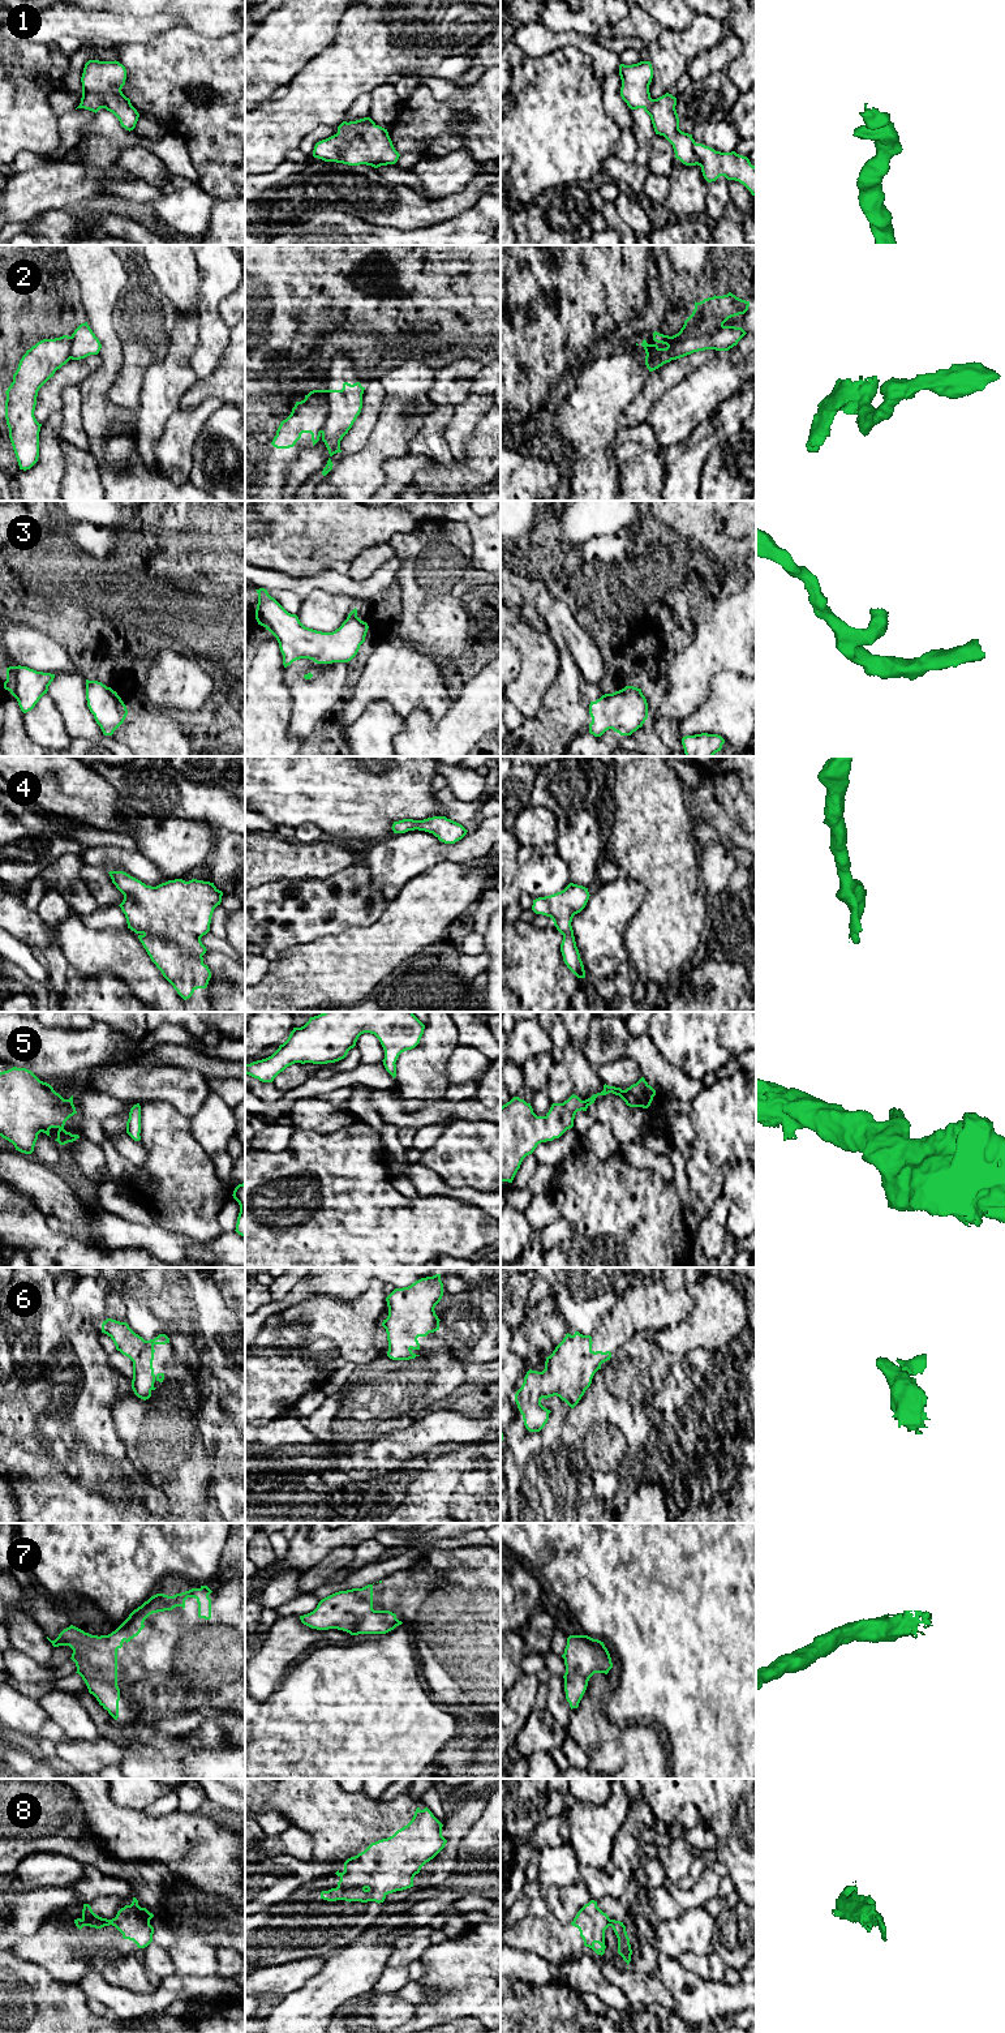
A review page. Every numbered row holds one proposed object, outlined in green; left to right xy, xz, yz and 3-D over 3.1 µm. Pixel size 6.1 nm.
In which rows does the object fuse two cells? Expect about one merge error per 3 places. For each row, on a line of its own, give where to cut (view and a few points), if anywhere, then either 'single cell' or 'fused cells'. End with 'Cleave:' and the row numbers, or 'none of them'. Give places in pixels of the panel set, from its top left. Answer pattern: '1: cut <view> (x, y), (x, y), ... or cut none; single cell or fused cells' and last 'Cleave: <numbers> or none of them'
1: cut none; single cell
2: cut xz (326, 390), (326, 423), (321, 432); fused cells
3: cut none; single cell
4: cut none; single cell
5: cut none; single cell
6: cut none; single cell
7: cut none; single cell
8: cut none; single cell
Cleave: 2

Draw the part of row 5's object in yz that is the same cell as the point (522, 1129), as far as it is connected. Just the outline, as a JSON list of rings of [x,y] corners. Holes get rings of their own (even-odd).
[[[641,1077],[626,1090],[604,1085],[601,1093],[581,1101],[572,1094],[563,1103],[553,1103],[545,1116],[537,1116],[531,1103],[519,1097],[501,1107],[501,1183],[512,1183],[523,1159],[532,1154],[538,1144],[559,1138],[574,1127],[577,1111],[587,1111],[598,1095],[613,1093],[630,1107],[648,1108],[656,1090]]]

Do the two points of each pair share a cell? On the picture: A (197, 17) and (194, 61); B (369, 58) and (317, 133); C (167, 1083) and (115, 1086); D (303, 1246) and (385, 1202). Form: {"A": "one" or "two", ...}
{"A": "two", "B": "two", "C": "one", "D": "one"}

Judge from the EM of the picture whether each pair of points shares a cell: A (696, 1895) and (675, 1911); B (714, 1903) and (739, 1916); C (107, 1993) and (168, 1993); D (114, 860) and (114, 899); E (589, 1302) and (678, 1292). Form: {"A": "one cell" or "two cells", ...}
{"A": "two cells", "B": "two cells", "C": "one cell", "D": "two cells", "E": "two cells"}

